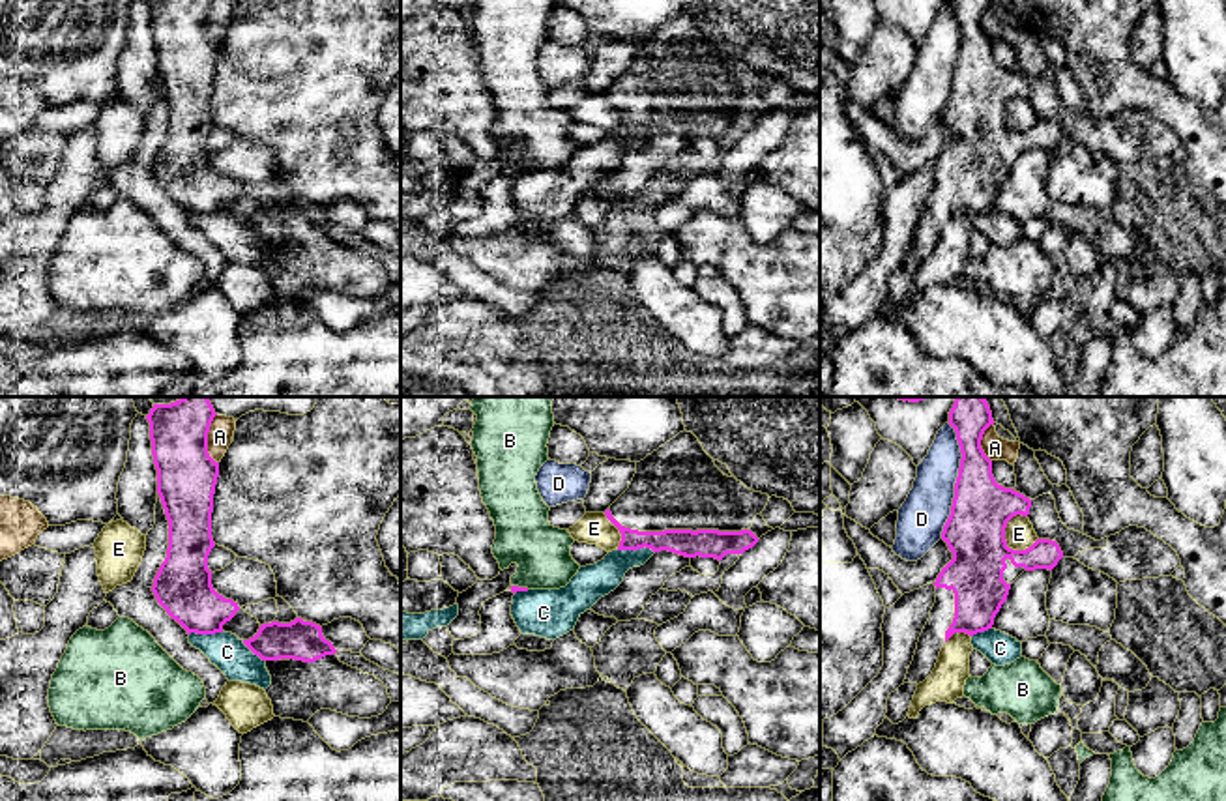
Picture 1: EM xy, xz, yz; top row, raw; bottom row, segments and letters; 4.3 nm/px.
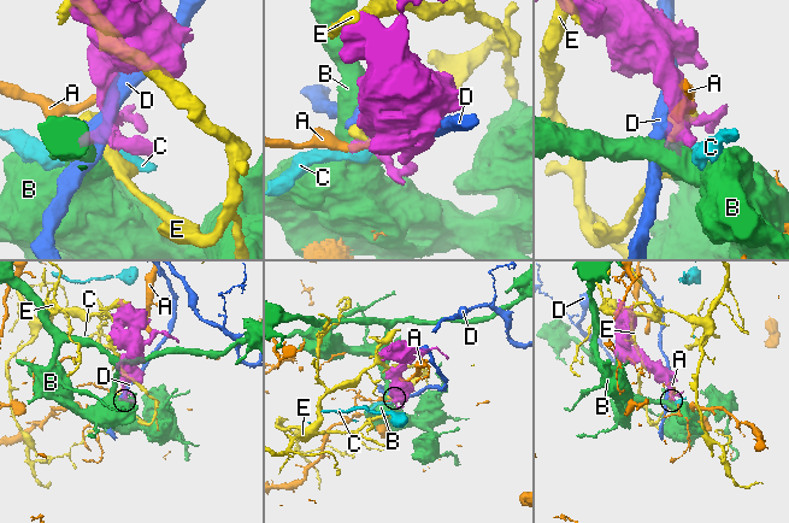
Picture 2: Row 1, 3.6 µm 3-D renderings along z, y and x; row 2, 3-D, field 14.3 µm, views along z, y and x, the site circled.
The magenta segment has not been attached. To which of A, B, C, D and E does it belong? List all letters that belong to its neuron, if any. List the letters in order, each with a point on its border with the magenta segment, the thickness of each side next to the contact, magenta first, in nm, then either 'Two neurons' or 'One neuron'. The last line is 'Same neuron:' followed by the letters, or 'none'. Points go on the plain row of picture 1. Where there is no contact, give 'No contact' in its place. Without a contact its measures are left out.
A: Touches magenta at xy (206, 23). Thickness 260 nm (magenta) against 110 nm. Two neurons
B: Touches magenta at xz (521, 169). Thickness 30 nm (magenta) against 240 nm. Two neurons
C: Touches magenta at xz (635, 130). Thickness 120 nm (magenta) against 150 nm. Two neurons
D: Touches magenta at yz (957, 60). Thickness 260 nm (magenta) against 200 nm. Two neurons
E: Touches magenta at yz (1011, 130). Thickness 260 nm (magenta) against 130 nm. Two neurons
Same neuron: none

